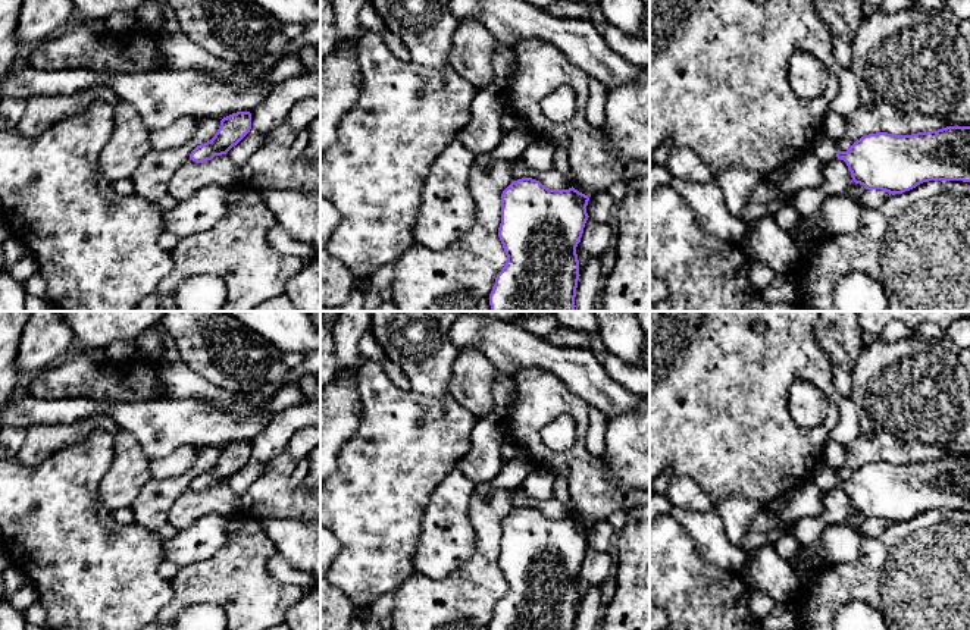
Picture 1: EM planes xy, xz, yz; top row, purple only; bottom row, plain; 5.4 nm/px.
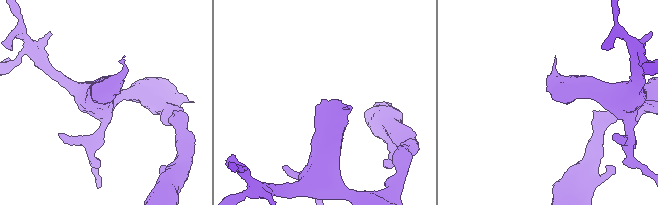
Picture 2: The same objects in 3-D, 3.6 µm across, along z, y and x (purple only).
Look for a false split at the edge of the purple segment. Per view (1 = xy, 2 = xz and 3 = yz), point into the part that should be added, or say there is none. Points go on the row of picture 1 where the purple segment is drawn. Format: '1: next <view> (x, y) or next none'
1: next none
2: next none
3: next yz (823, 149)

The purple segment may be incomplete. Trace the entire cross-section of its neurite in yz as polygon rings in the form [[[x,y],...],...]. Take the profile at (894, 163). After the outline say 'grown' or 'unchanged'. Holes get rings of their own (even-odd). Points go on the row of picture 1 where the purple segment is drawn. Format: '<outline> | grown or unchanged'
[[[946,126],[911,135],[869,134],[847,151],[820,134],[813,147],[820,162],[844,160],[855,184],[902,194],[929,181],[970,182],[970,126]]] | grown

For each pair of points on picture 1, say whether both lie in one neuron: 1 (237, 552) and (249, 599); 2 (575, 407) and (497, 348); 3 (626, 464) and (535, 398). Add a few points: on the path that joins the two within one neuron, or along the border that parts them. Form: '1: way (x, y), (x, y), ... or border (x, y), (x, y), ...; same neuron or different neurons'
1: way (240, 564), (240, 583), (243, 588); same neuron
2: border (512, 375), (519, 369), (543, 366), (557, 376); different neurons
3: border (600, 457), (607, 467), (607, 478), (620, 486); different neurons

